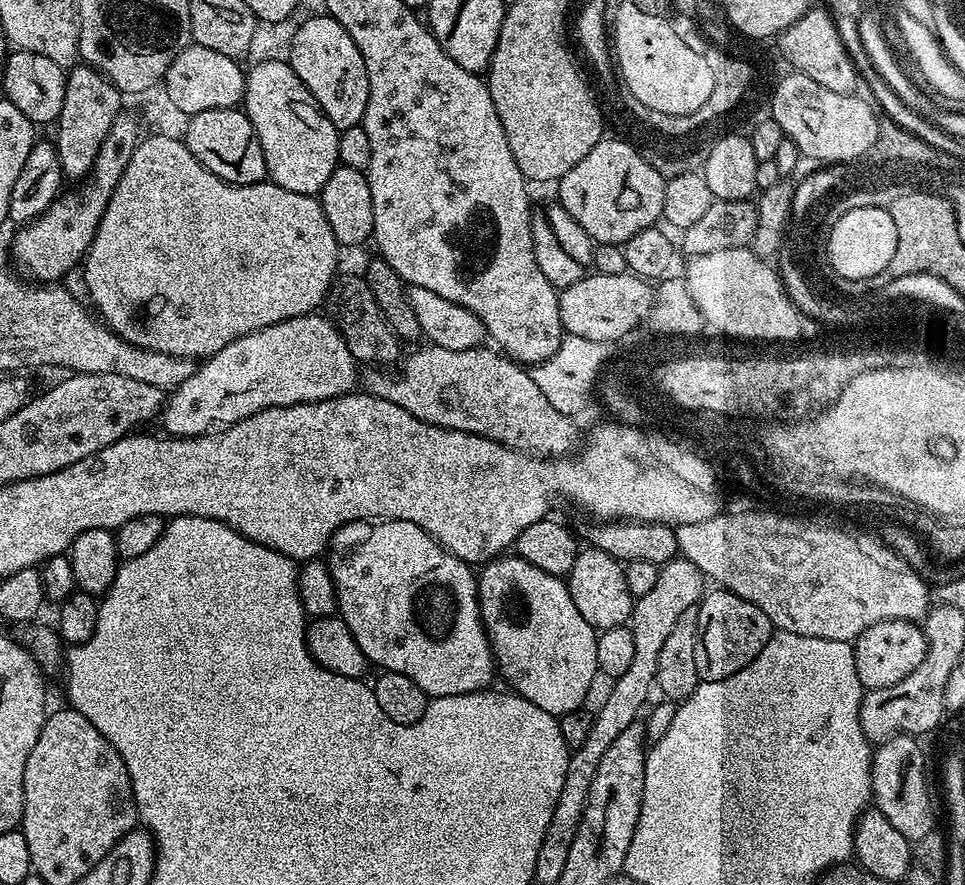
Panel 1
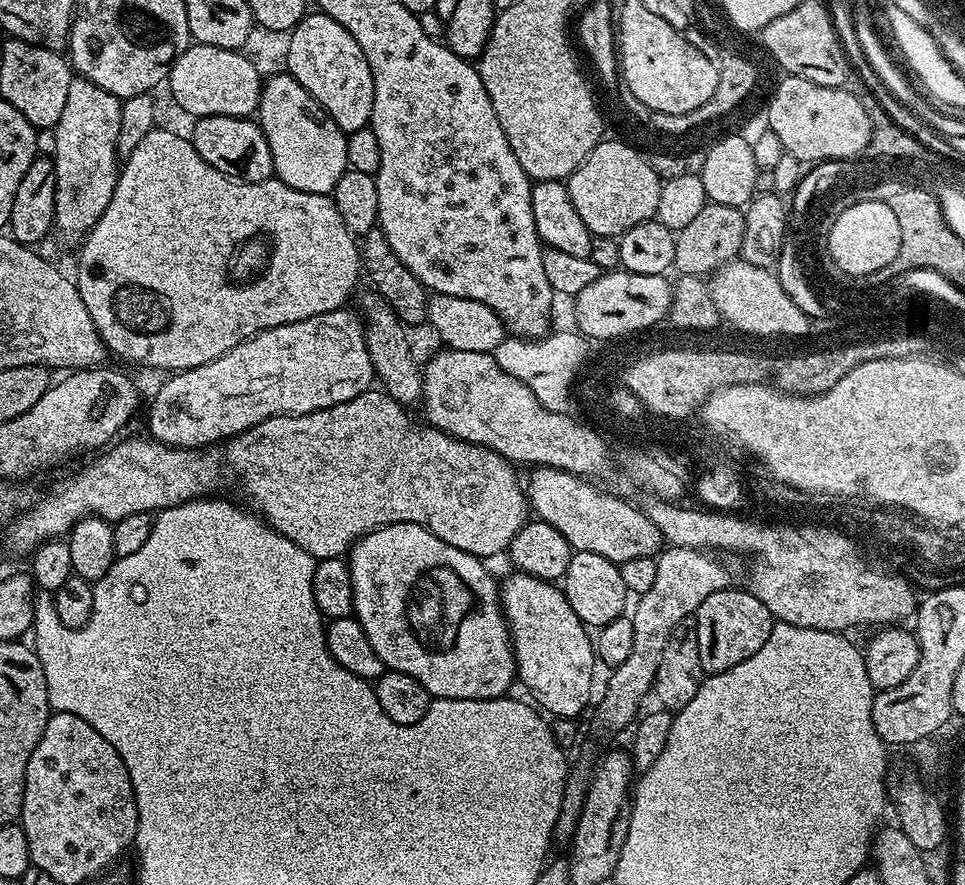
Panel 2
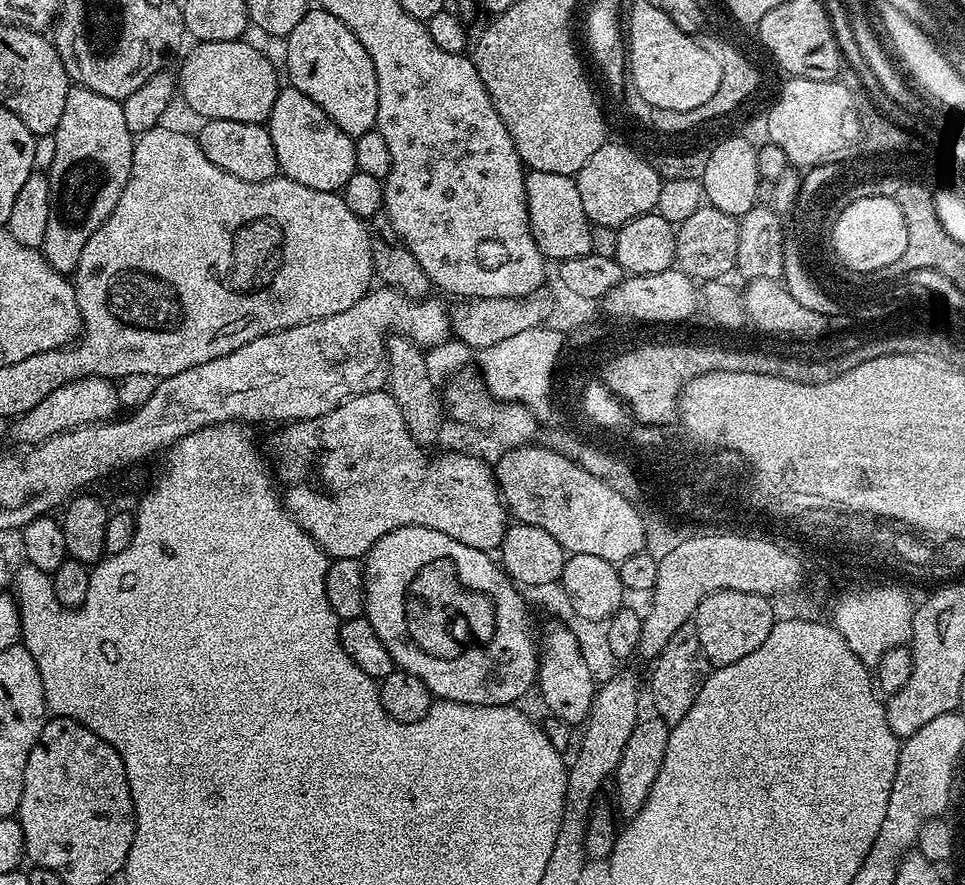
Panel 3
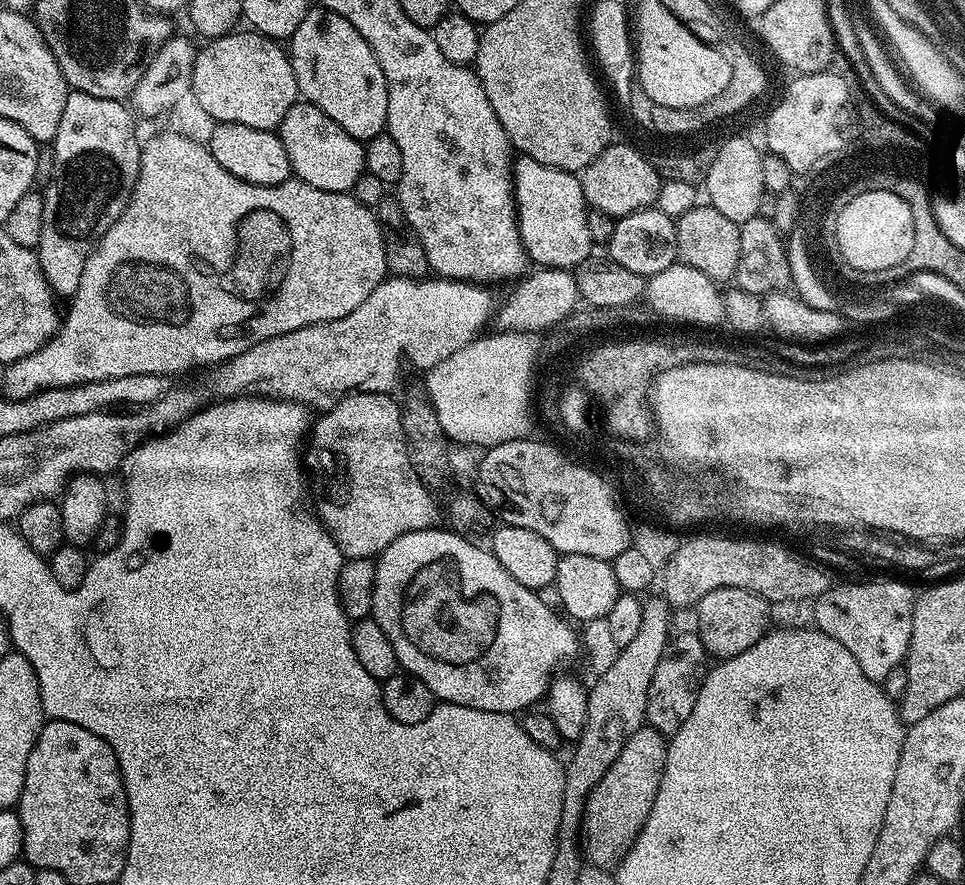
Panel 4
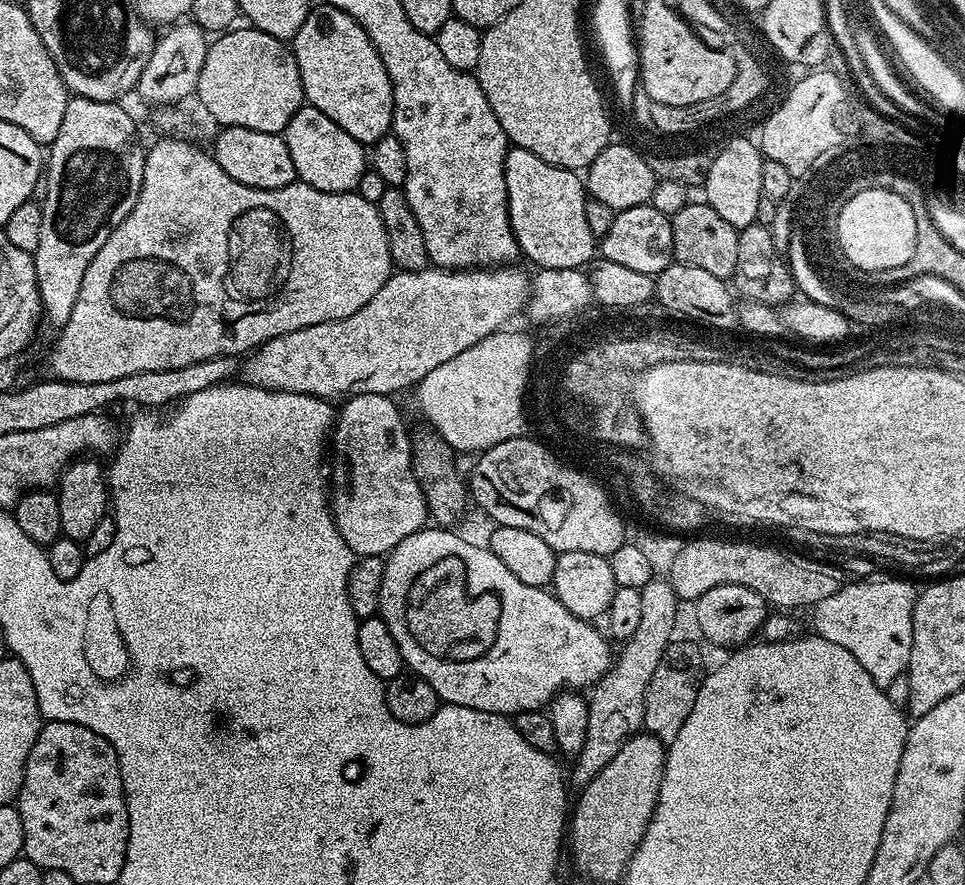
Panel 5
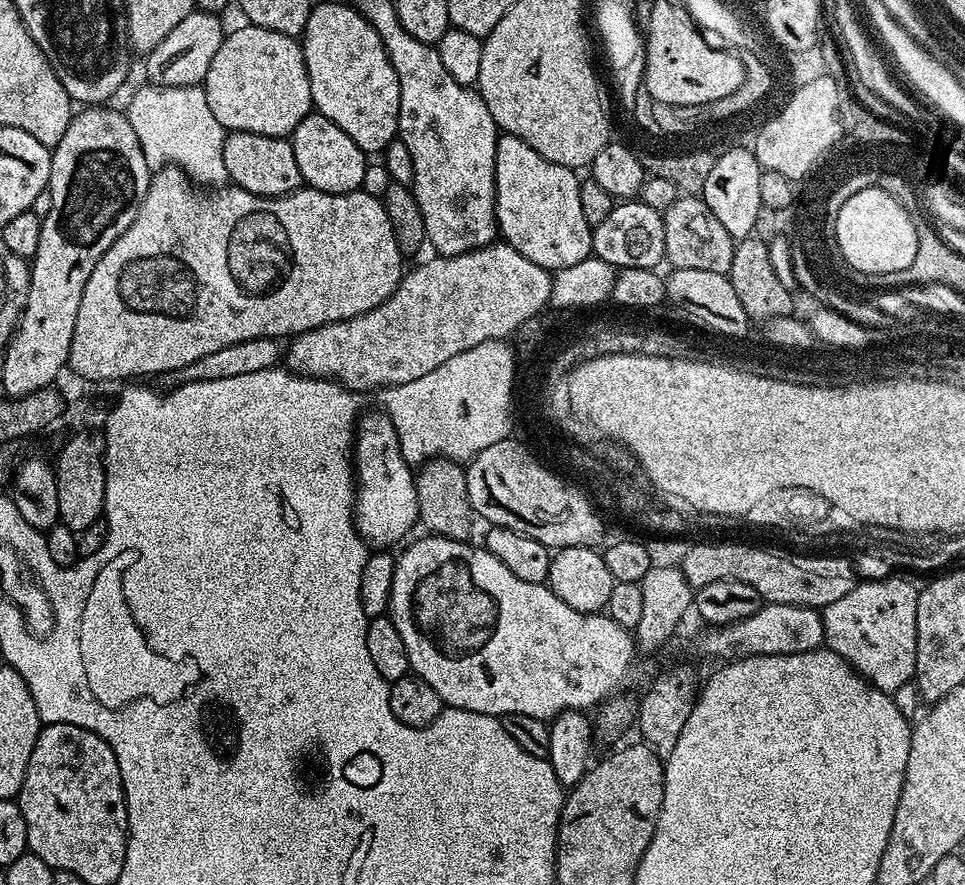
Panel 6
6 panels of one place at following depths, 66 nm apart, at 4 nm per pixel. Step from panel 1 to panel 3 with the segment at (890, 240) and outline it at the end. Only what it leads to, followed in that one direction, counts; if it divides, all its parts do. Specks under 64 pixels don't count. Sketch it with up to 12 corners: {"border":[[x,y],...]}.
{"border":[[893,197],[859,198],[836,219],[837,260],[877,274],[908,249]]}

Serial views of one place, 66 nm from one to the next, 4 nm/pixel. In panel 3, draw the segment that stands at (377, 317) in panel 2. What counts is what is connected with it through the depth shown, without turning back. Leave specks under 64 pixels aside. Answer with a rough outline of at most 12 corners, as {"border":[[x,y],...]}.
{"border":[[389,335],[387,391],[416,444],[430,448],[444,408],[425,349]]}

